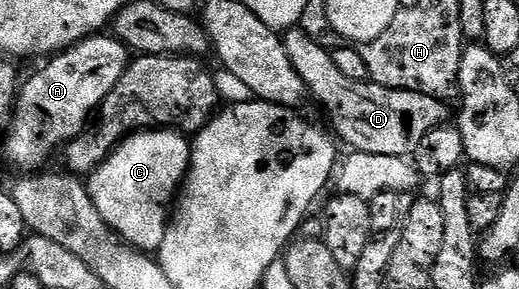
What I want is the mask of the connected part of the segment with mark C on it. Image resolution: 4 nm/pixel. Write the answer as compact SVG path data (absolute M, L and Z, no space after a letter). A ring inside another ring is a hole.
M145 129L128 136L99 169L87 176L86 186L98 213L125 244L145 253L159 252L168 232L170 216L192 161L192 143L175 129Z

